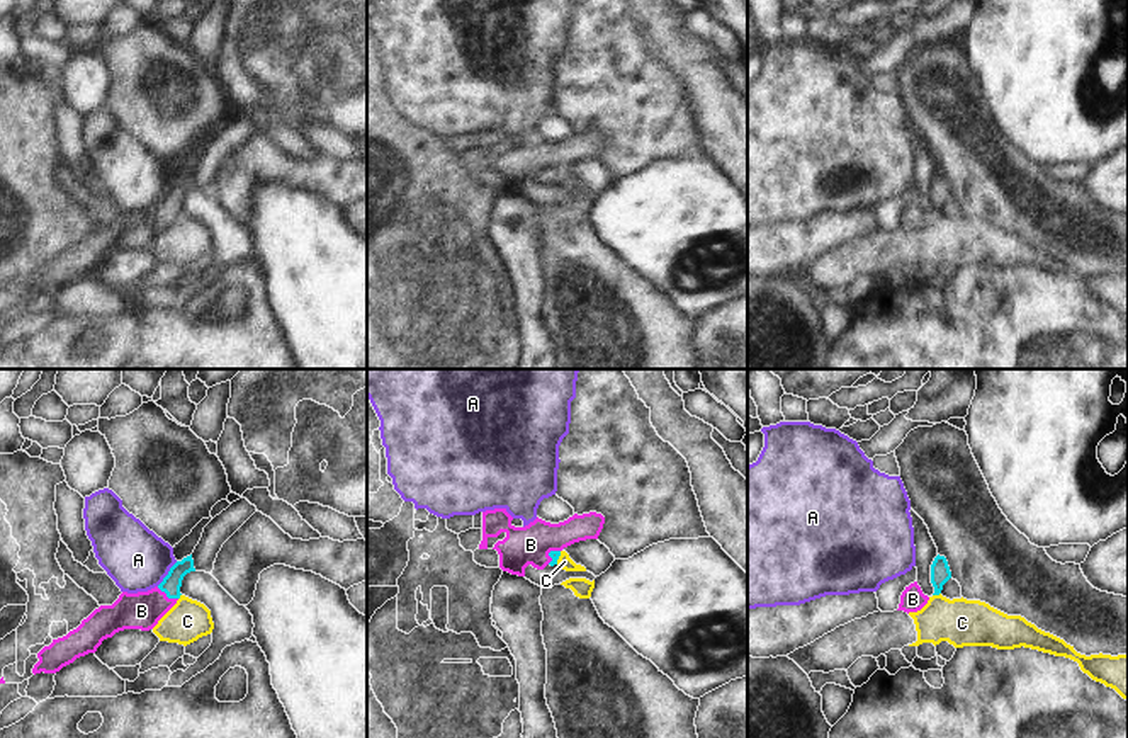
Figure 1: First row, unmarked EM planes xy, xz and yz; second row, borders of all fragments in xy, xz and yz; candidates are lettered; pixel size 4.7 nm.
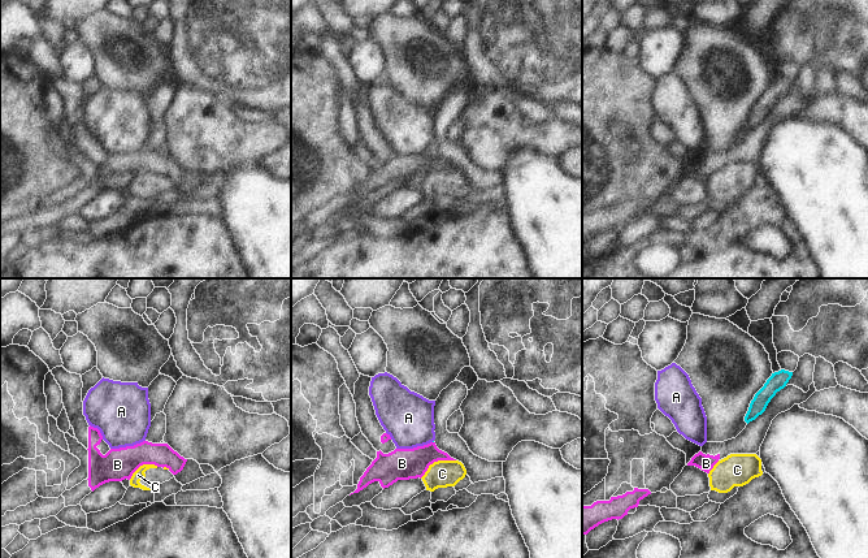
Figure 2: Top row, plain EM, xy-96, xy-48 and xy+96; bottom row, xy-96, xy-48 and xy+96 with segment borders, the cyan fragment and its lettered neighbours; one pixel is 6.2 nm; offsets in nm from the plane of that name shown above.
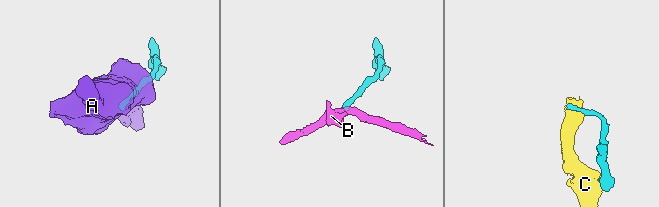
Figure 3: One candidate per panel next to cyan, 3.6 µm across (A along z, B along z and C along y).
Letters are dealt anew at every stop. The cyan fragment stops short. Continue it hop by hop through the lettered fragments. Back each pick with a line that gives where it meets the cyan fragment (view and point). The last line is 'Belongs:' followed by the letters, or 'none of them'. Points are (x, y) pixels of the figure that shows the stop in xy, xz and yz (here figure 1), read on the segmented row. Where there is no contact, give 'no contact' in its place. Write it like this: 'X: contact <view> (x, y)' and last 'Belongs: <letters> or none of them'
Belongs: none of them

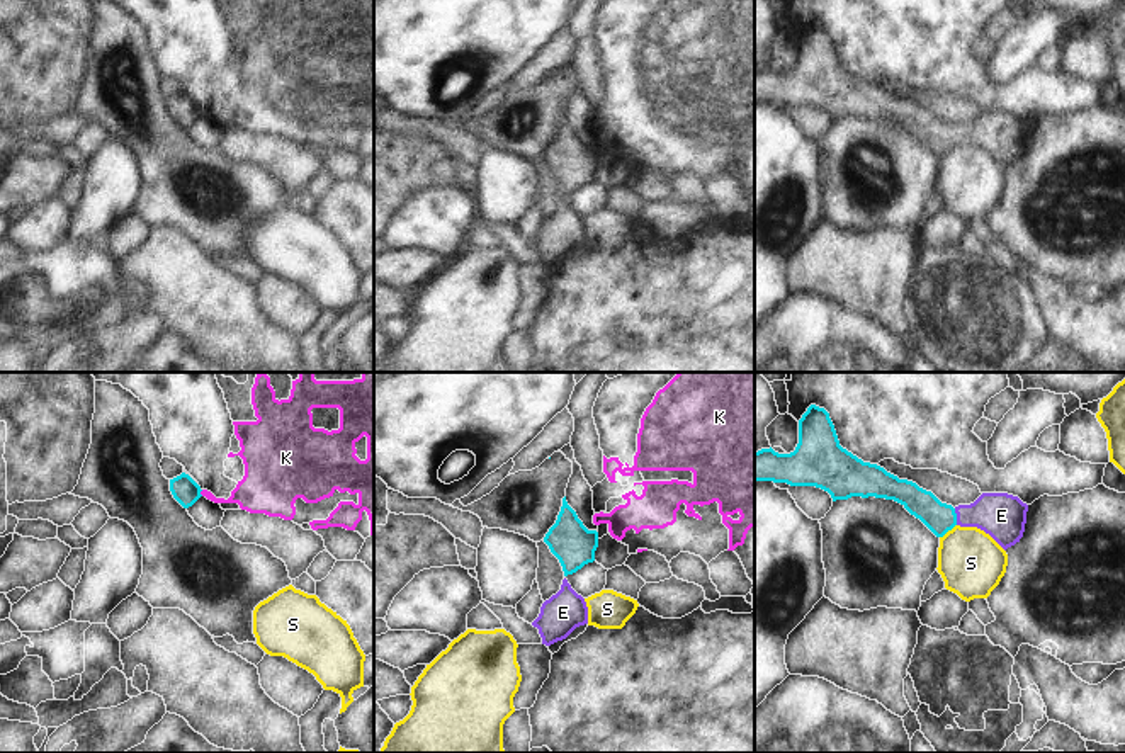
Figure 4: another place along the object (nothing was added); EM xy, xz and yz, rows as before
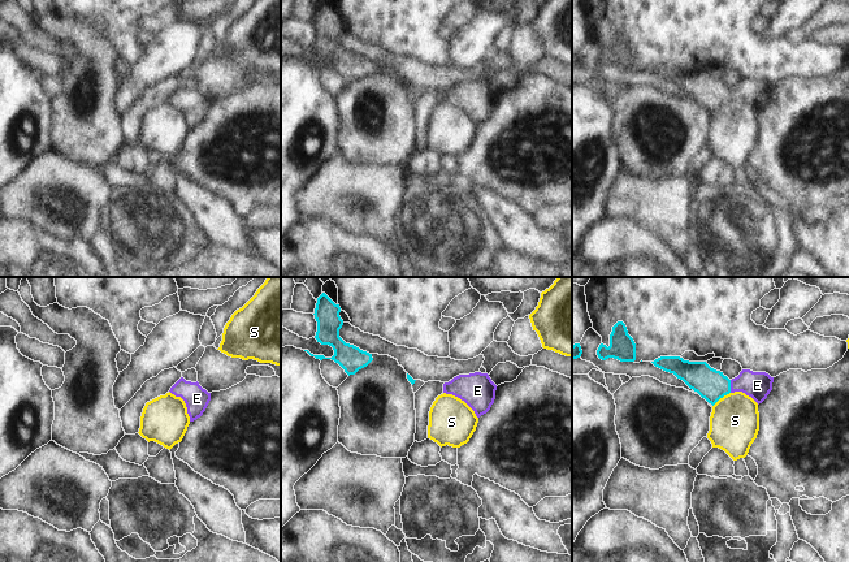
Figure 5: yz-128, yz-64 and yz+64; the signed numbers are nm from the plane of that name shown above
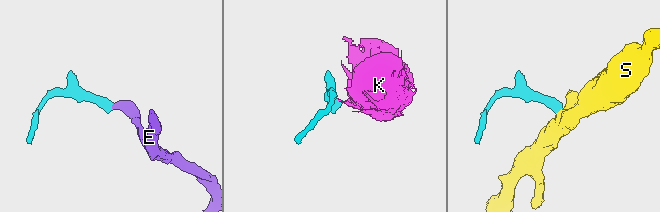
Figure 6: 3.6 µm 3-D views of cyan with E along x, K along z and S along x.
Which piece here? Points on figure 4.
E: contact yz (955, 517)
Belongs: E

